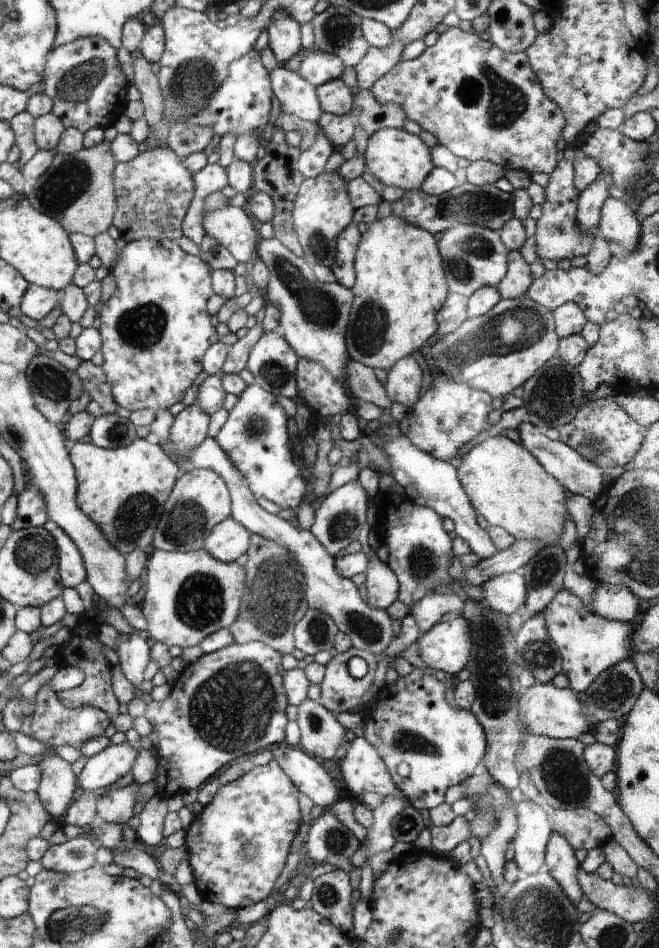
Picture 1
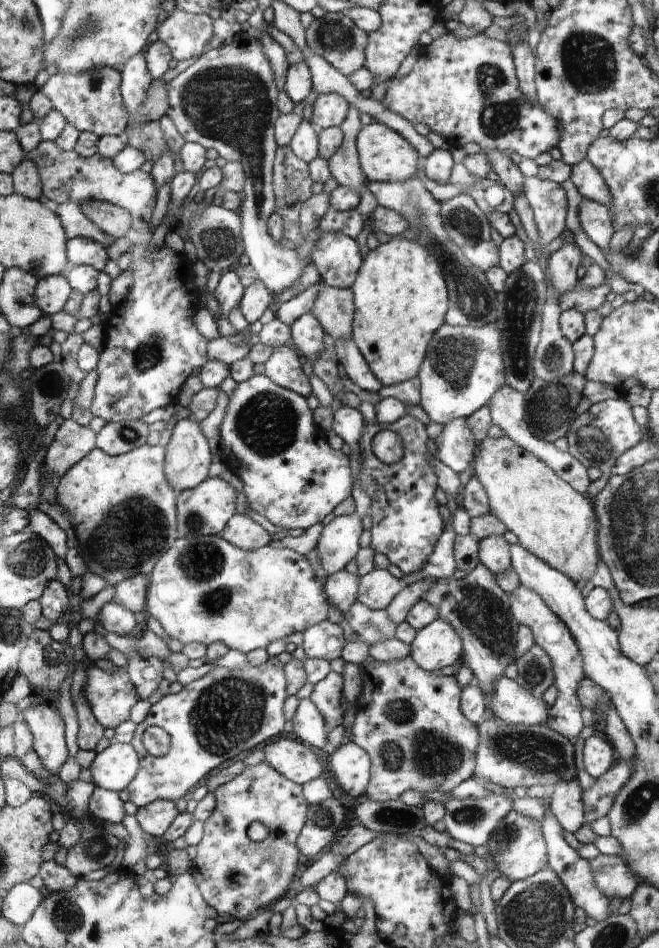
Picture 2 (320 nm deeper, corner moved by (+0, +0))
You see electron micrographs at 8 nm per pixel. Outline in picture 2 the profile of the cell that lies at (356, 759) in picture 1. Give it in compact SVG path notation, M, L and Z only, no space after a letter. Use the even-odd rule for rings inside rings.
M352 742L341 745L329 754L328 771L334 774L340 788L358 798L366 794L372 776L368 752Z

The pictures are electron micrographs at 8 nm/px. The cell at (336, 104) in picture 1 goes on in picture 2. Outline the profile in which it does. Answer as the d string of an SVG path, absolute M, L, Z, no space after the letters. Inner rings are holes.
M338 93L319 94L308 110L307 119L318 129L340 127L348 107L349 102Z

